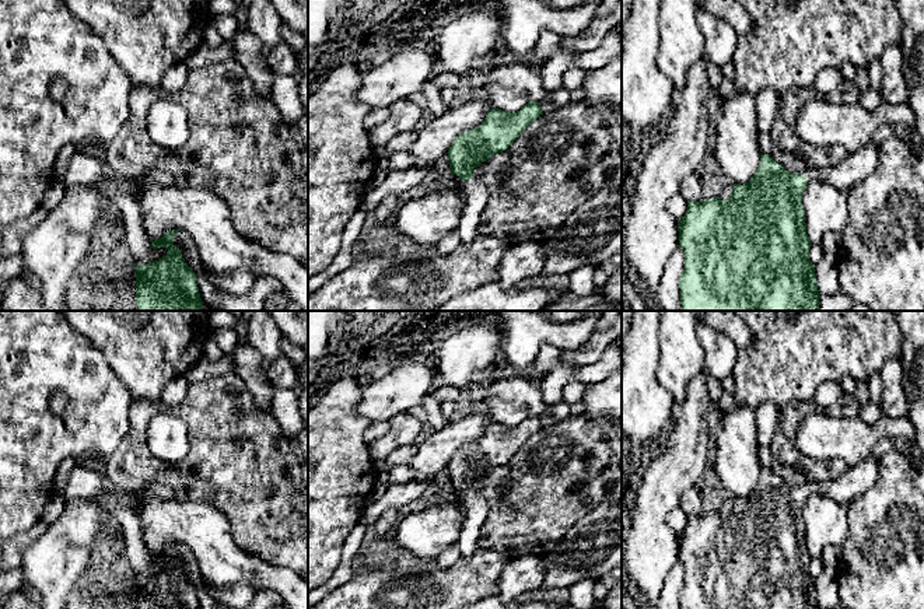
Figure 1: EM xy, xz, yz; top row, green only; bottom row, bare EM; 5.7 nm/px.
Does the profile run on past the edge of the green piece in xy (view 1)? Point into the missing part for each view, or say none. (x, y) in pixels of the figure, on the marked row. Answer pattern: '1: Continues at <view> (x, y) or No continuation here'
1: No continuation here

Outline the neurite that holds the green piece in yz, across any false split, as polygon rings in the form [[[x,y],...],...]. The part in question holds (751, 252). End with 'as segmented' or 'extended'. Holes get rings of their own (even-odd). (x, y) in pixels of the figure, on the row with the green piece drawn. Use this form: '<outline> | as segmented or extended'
[[[869,141],[841,164],[791,174],[770,155],[762,154],[760,165],[749,182],[734,183],[727,200],[687,202],[686,214],[678,221],[679,248],[685,253],[685,269],[679,279],[683,311],[818,311],[815,265],[809,260],[811,239],[806,234],[802,193],[811,181],[822,181],[847,190],[862,181],[878,162],[878,146]]] | extended

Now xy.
[[[179,230],[168,231],[160,239],[151,241],[151,248],[167,248],[168,252],[158,260],[144,266],[134,263],[136,304],[139,311],[203,311],[195,272],[185,263],[182,252],[174,245]]] | as segmented

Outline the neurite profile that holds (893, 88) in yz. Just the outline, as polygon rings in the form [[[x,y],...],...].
[[[888,46],[879,57],[882,66],[881,97],[889,104],[907,104],[910,90],[904,78],[904,57],[897,46]]]

